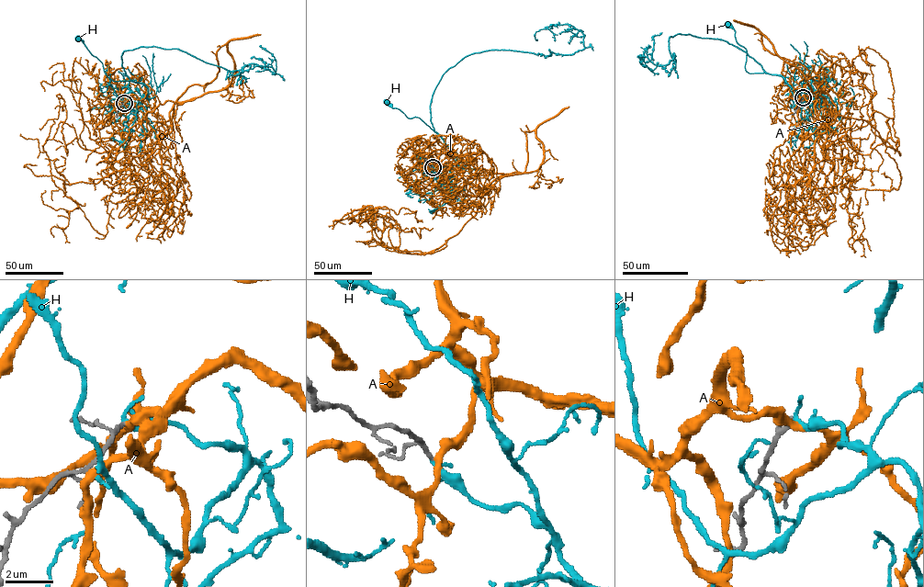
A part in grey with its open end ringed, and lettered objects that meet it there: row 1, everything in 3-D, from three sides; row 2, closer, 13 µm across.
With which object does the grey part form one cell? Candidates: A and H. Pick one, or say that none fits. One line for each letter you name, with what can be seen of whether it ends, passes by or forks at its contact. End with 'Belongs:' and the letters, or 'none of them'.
H: It passes by
Belongs: H

